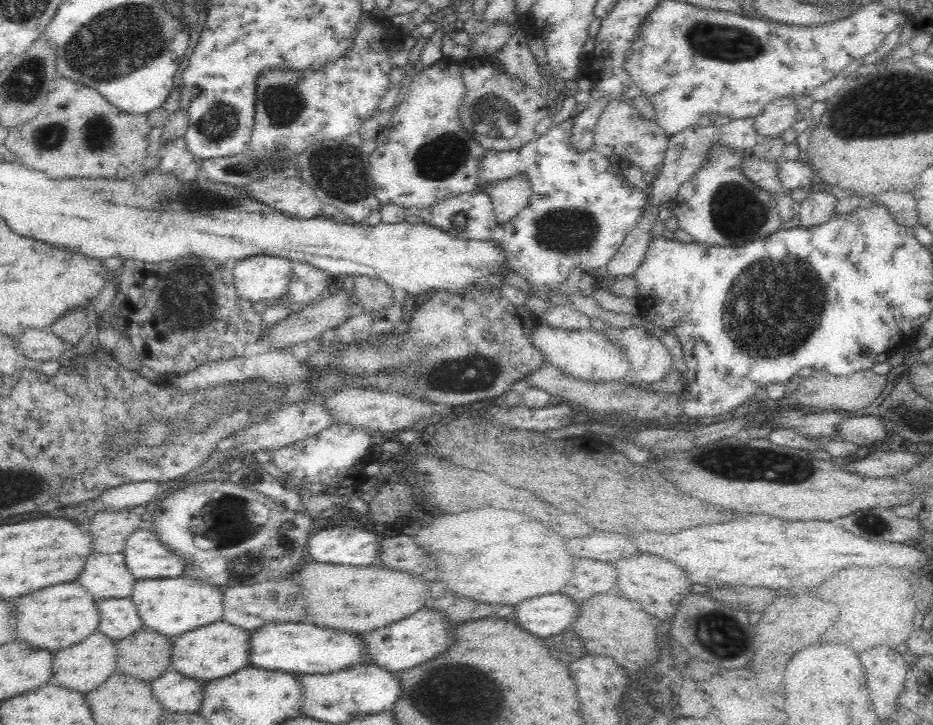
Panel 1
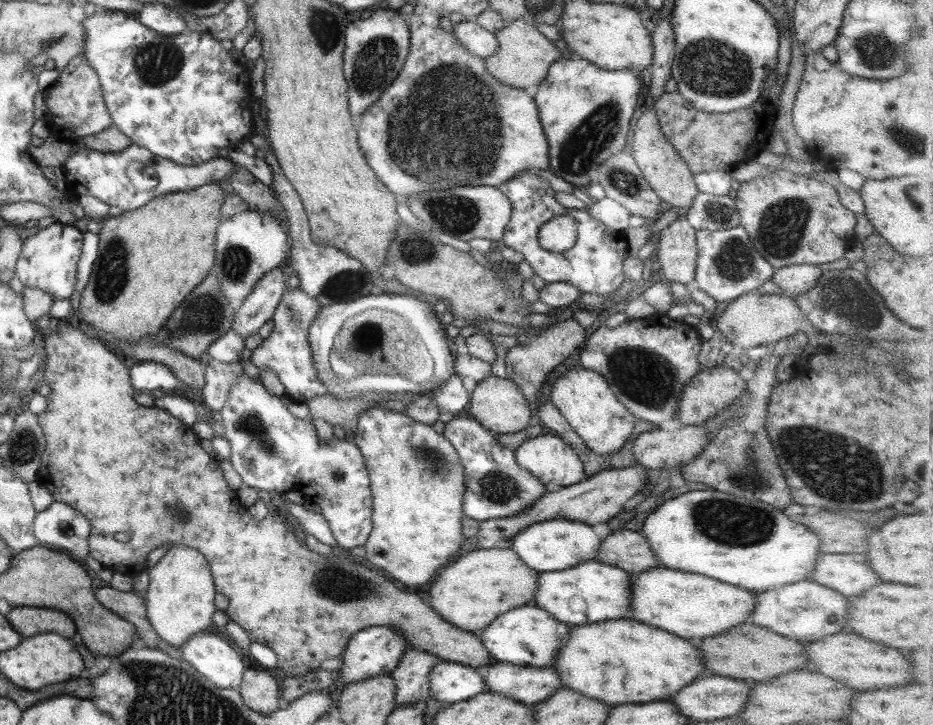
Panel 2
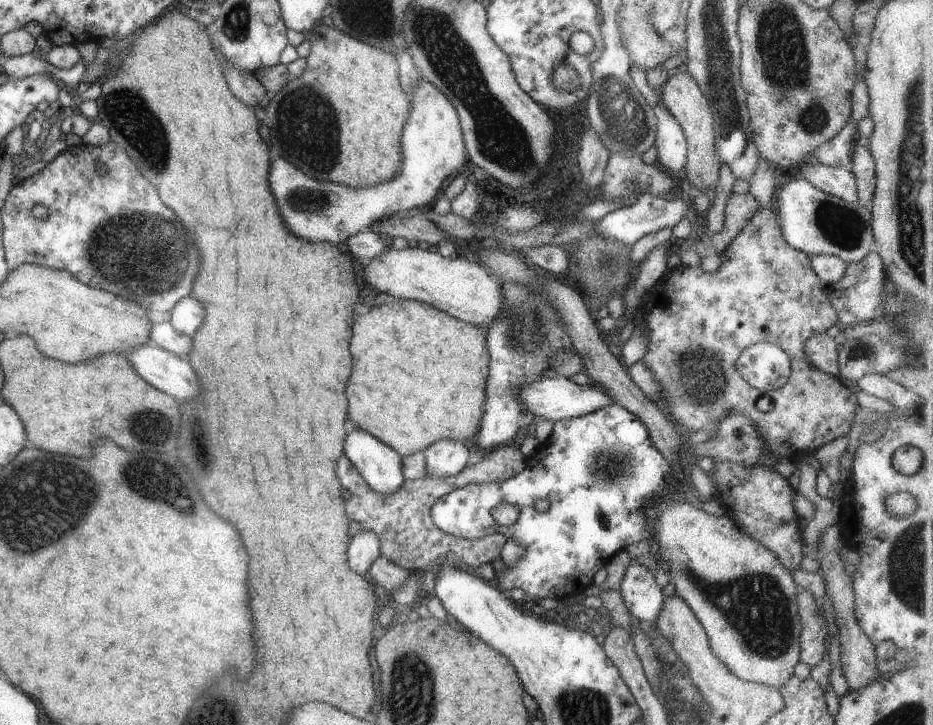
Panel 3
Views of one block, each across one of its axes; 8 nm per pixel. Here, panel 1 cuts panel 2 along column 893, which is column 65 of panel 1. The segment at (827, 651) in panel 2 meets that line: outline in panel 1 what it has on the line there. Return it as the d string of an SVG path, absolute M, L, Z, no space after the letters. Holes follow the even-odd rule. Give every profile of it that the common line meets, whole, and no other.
M92 634L84 642L74 644L54 654L52 680L60 686L68 686L68 690L90 692L96 686L100 686L108 676L112 676L112 670L116 670L116 648L112 640L108 640L104 634Z

